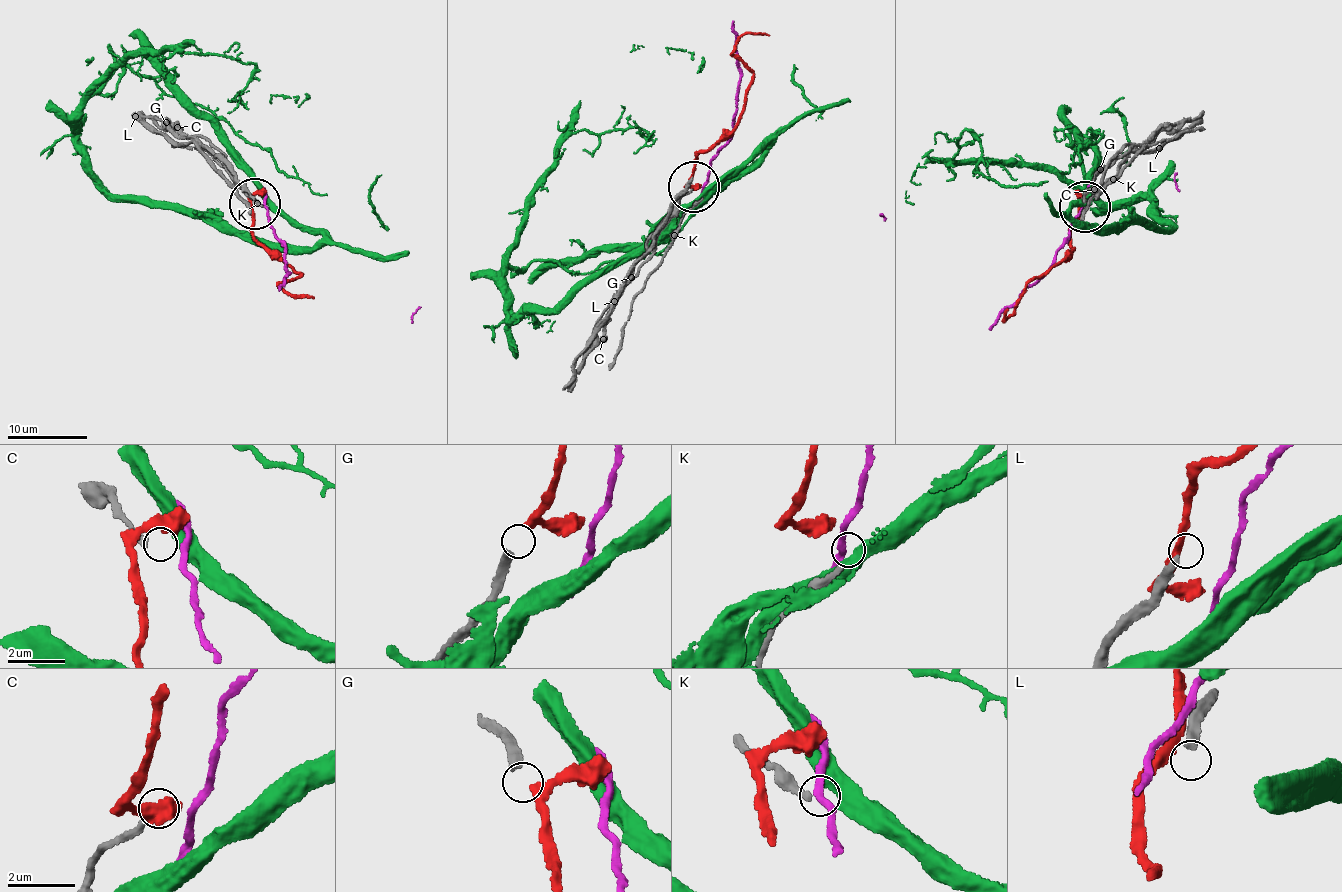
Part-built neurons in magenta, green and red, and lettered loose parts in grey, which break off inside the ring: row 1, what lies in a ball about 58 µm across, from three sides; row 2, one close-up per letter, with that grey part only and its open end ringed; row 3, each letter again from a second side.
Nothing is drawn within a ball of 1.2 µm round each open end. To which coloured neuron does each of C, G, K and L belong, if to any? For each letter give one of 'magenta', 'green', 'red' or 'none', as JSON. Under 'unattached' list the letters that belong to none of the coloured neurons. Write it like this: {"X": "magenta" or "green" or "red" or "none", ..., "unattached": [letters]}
{"C": "none", "G": "red", "K": "none", "L": "none", "unattached": ["C", "K", "L"]}

